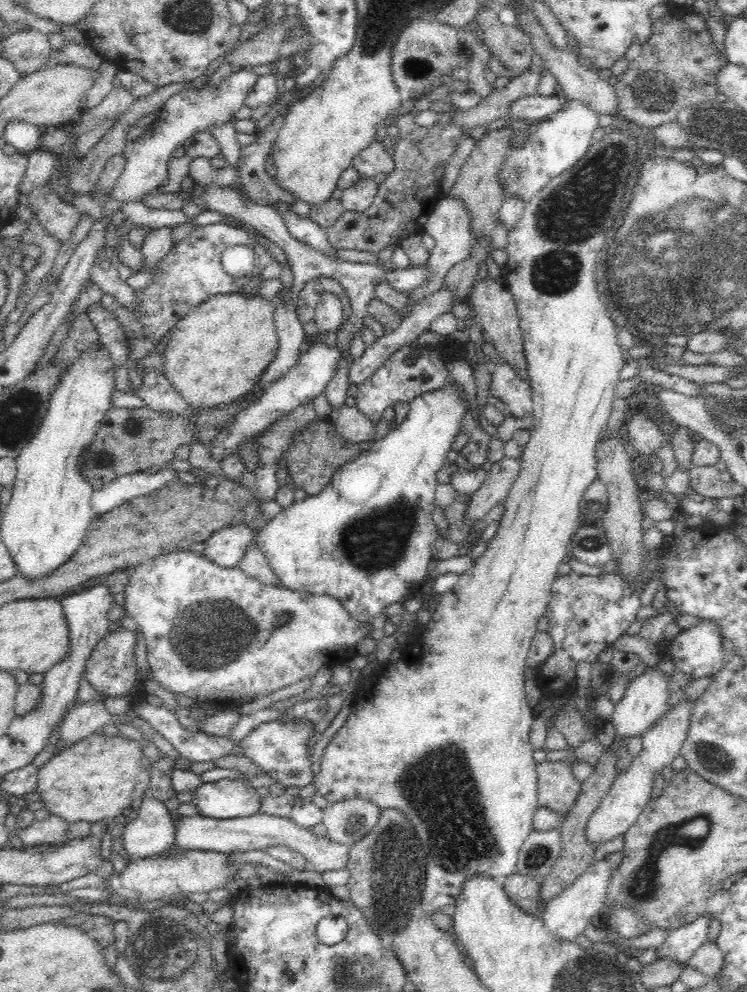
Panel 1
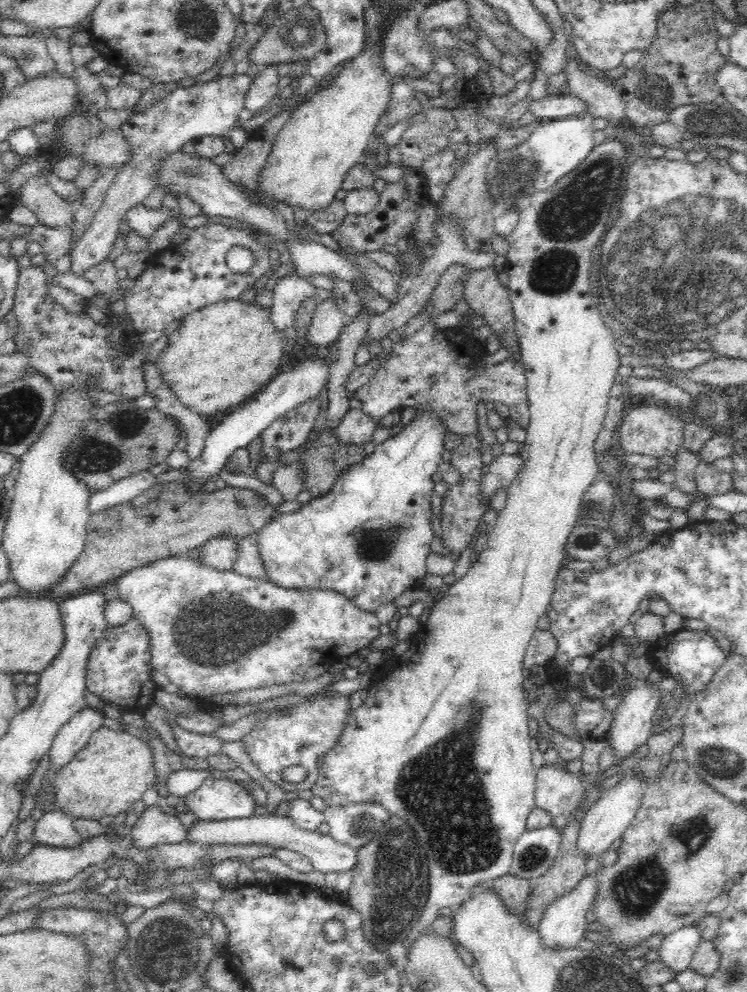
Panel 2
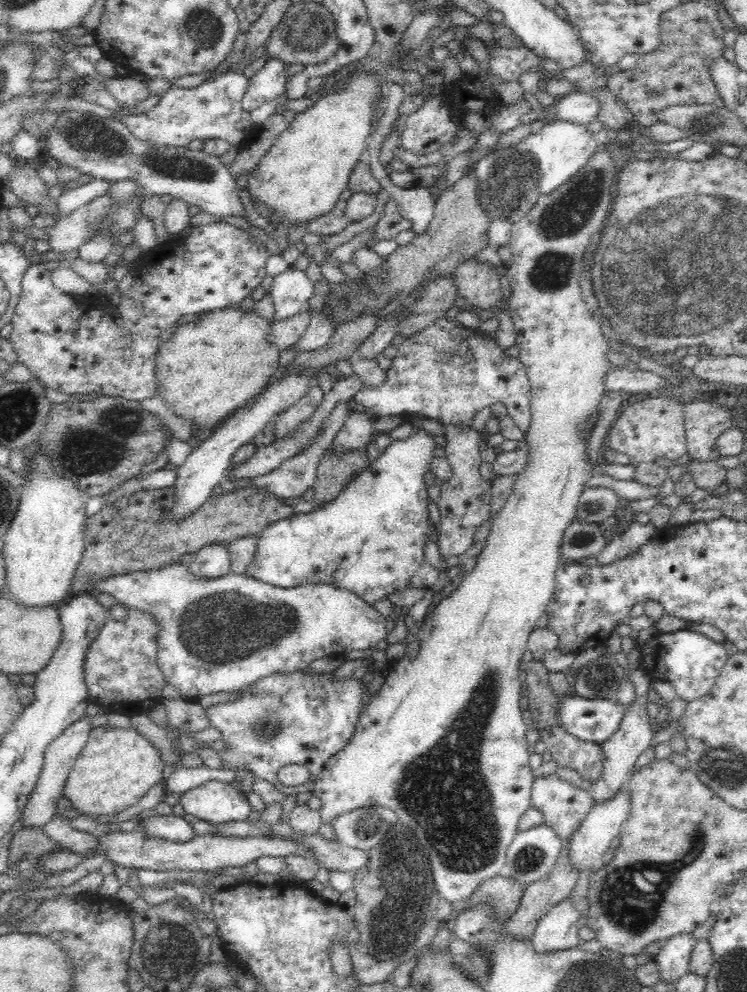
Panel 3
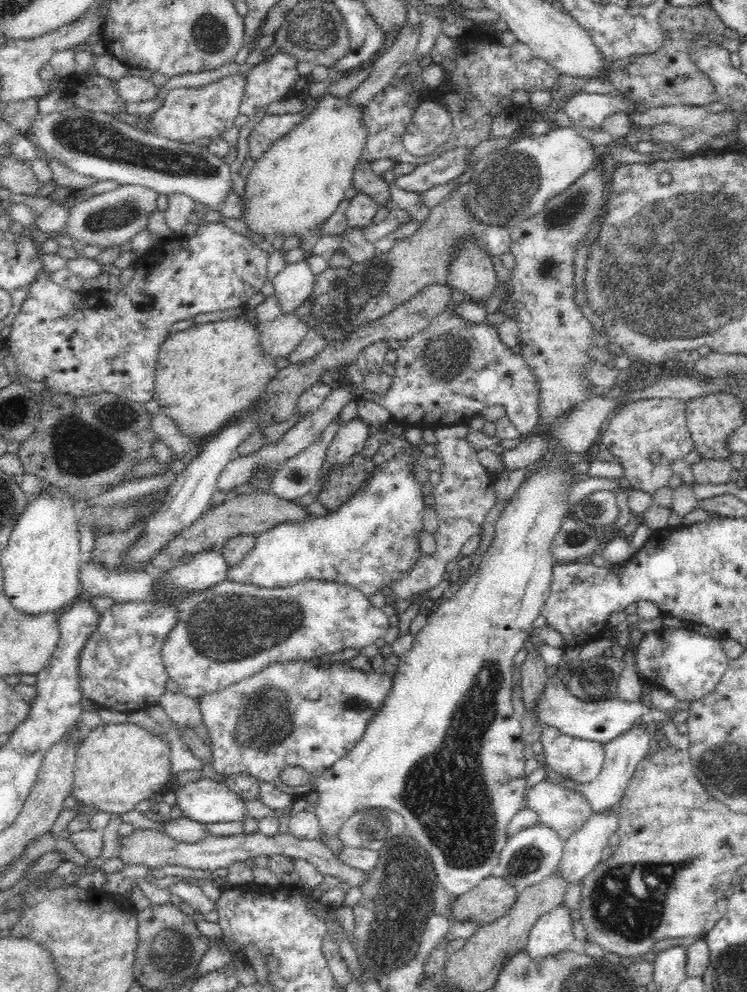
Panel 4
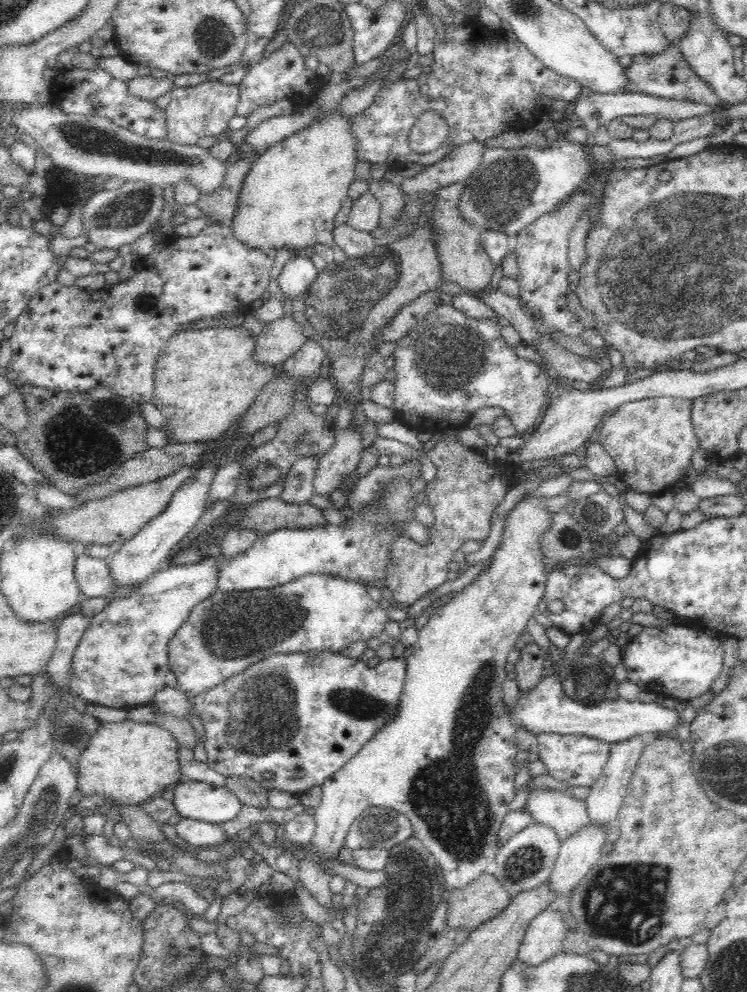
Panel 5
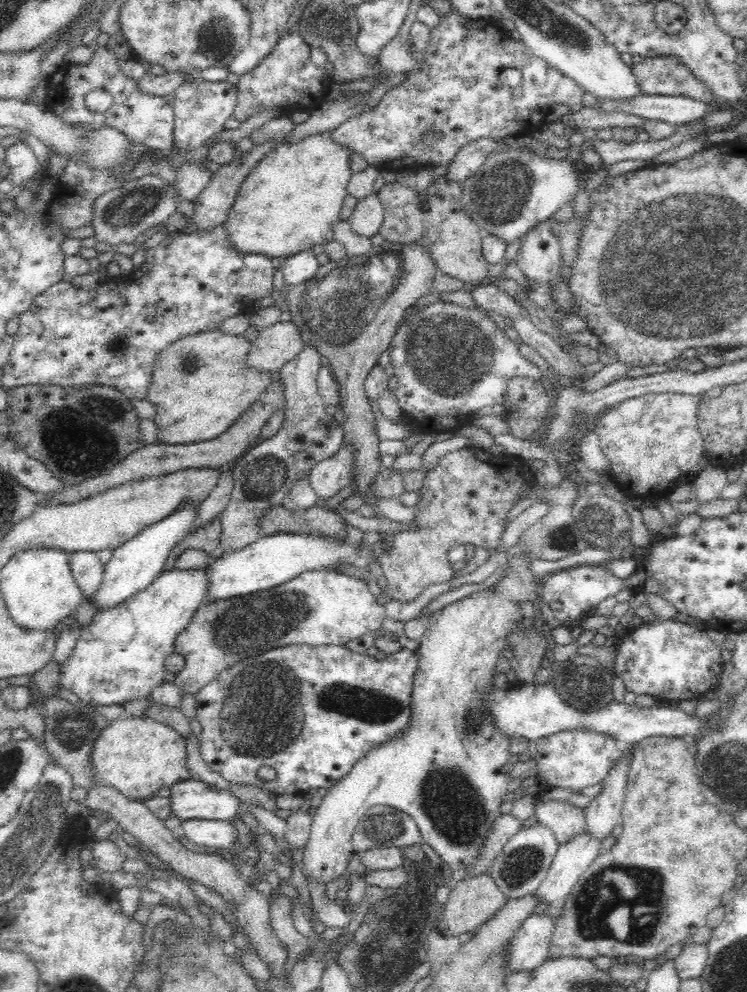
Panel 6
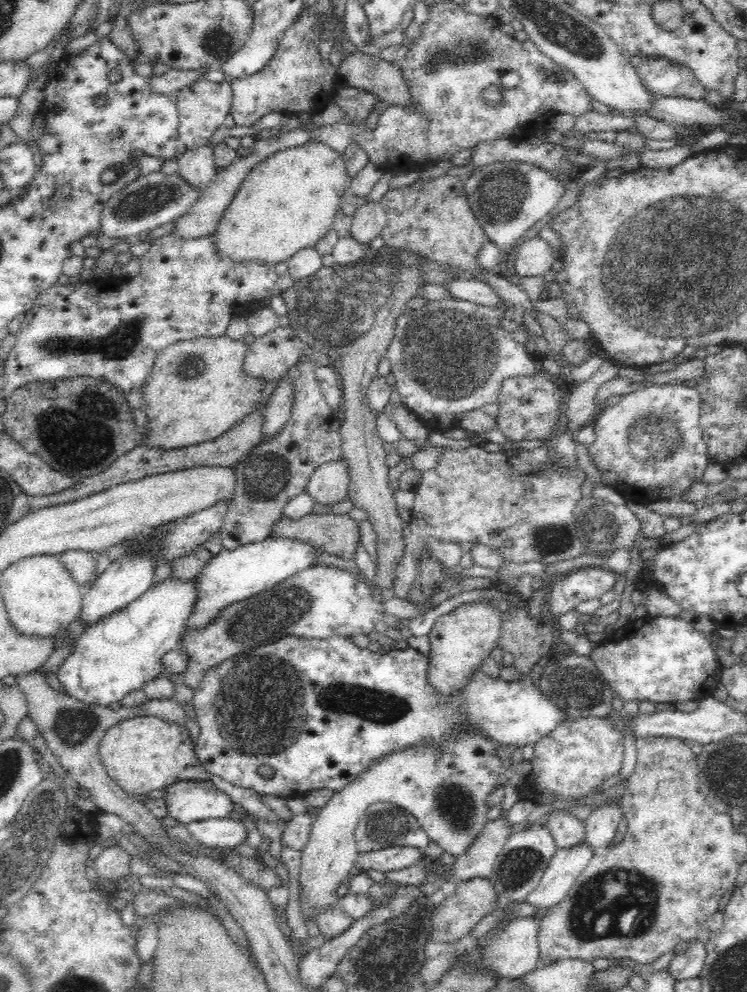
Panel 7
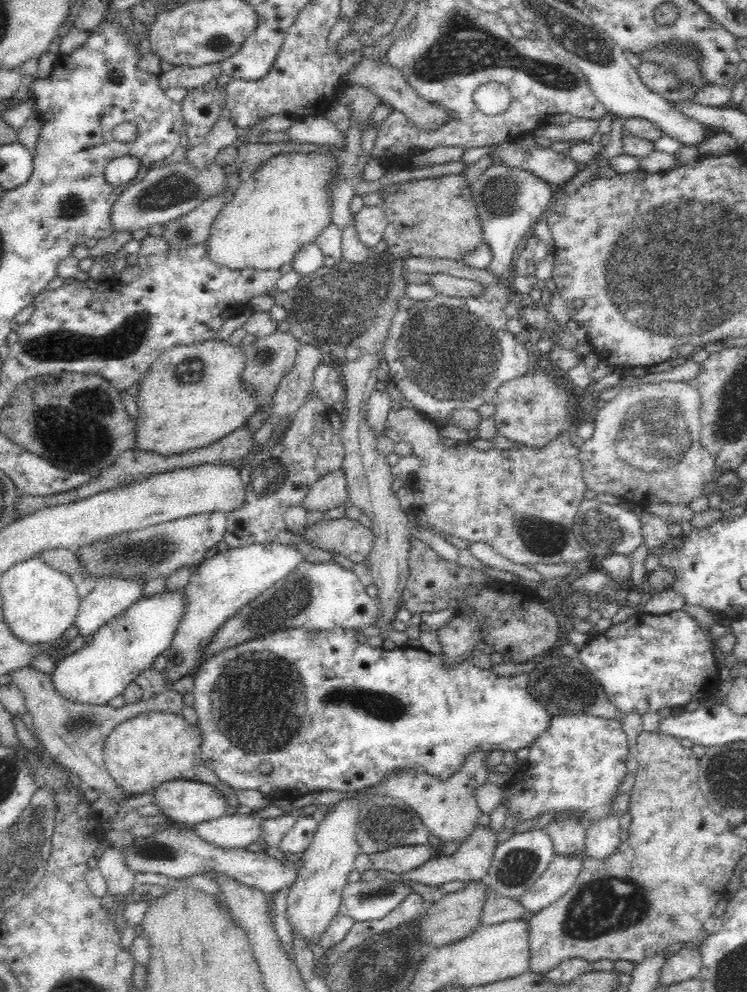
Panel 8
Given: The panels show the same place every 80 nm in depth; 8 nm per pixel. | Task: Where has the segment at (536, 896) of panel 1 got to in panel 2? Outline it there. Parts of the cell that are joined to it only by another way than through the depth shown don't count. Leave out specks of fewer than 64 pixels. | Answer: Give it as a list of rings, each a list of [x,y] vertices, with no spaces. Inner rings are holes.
[[[508,873],[500,877],[491,889],[502,899],[508,911],[522,915],[527,907],[532,883],[529,879]]]

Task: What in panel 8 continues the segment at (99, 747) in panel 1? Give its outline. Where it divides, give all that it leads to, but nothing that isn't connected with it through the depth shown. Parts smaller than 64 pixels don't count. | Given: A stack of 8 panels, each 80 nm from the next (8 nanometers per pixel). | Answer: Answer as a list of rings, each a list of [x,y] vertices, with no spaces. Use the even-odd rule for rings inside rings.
[[[148,712],[115,726],[104,740],[103,759],[110,776],[130,796],[150,792],[166,781],[186,779],[212,785],[226,797],[230,806],[236,806],[234,789],[220,781],[202,761],[200,736],[199,727],[190,725],[183,716]]]

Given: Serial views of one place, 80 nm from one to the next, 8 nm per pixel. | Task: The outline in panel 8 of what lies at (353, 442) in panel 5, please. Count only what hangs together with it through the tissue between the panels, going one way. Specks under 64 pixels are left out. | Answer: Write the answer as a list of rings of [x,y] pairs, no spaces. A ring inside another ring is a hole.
[[[342,468],[326,470],[318,480],[308,488],[305,499],[301,502],[305,510],[327,511],[334,506],[348,502],[347,480]]]

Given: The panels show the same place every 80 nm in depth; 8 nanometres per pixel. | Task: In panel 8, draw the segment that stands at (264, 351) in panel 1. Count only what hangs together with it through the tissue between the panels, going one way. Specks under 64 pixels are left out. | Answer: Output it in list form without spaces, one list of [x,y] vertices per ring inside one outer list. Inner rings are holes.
[[[216,338],[194,344],[180,344],[164,350],[151,364],[146,378],[138,384],[136,402],[140,414],[135,420],[135,448],[151,450],[156,454],[180,454],[192,448],[208,446],[244,425],[257,408],[255,390],[249,388],[242,379],[244,364],[245,354],[242,348]]]

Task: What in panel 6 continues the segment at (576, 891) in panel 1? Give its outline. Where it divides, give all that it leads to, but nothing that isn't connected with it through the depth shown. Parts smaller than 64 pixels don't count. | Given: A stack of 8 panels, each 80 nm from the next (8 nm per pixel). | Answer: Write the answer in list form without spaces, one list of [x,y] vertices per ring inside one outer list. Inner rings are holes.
[[[546,912],[526,918],[507,946],[508,973],[534,970],[549,959],[549,942],[555,929],[555,920]]]

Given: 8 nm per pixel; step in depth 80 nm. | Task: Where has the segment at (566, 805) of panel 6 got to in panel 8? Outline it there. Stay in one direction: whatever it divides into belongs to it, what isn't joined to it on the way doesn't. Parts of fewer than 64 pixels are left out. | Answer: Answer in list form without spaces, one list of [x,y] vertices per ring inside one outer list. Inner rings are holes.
[[[551,818],[545,821],[545,827],[556,854],[585,854],[585,823],[572,818]]]

